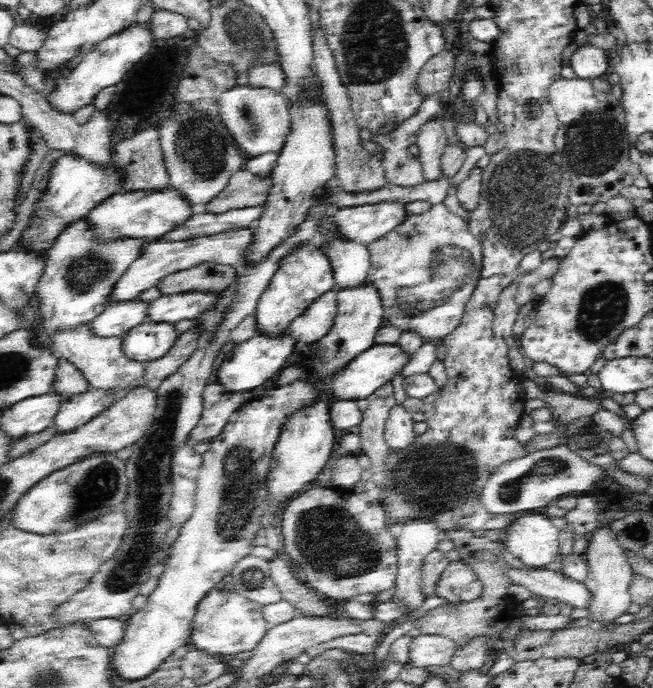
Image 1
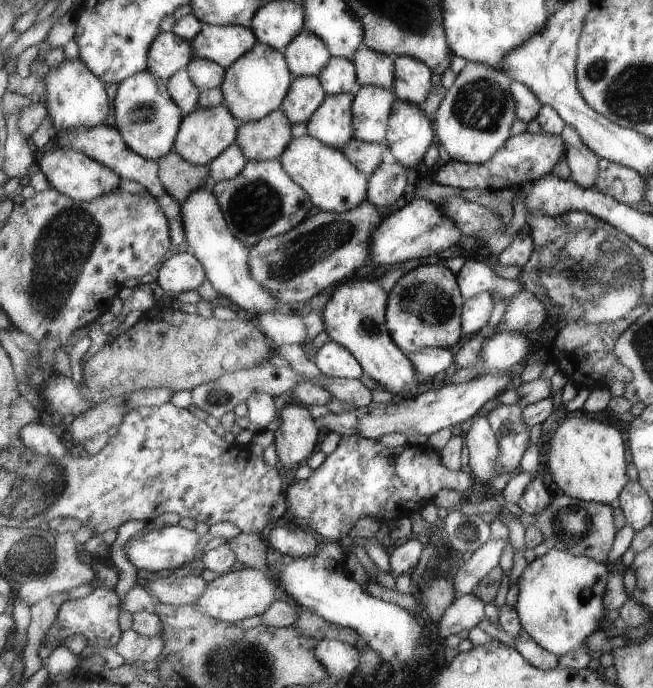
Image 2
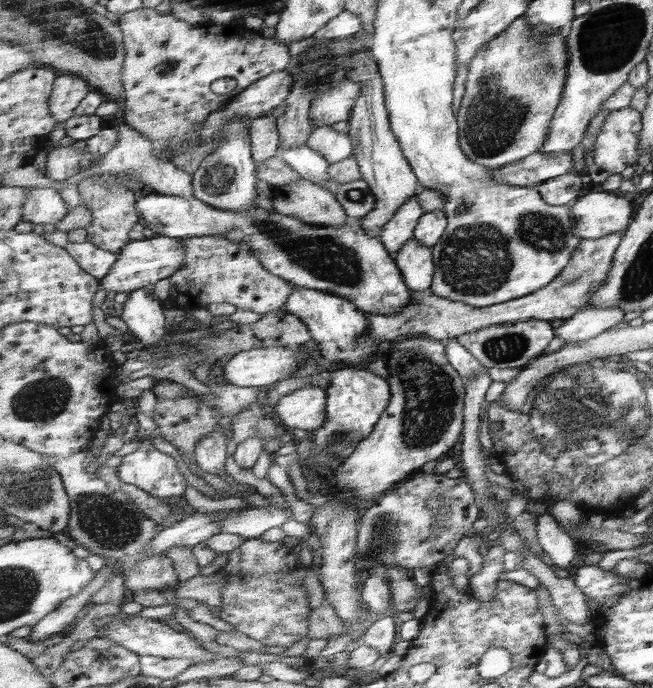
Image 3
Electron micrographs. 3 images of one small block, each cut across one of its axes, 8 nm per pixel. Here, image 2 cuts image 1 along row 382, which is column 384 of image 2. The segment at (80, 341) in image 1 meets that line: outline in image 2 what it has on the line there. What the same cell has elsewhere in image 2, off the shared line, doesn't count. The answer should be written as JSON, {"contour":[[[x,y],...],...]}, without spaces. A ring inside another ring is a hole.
{"contour":[[[362,86],[352,104],[354,136],[370,143],[385,142],[396,98],[392,90]]]}

